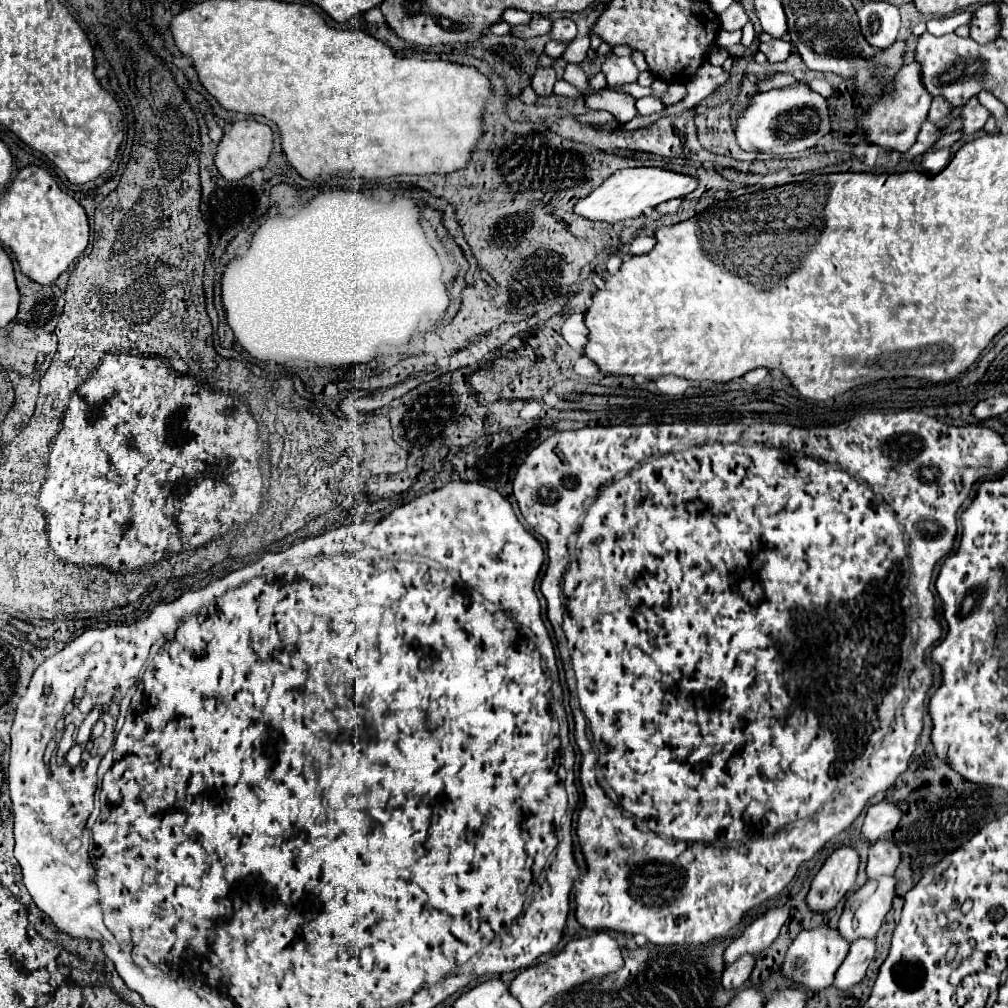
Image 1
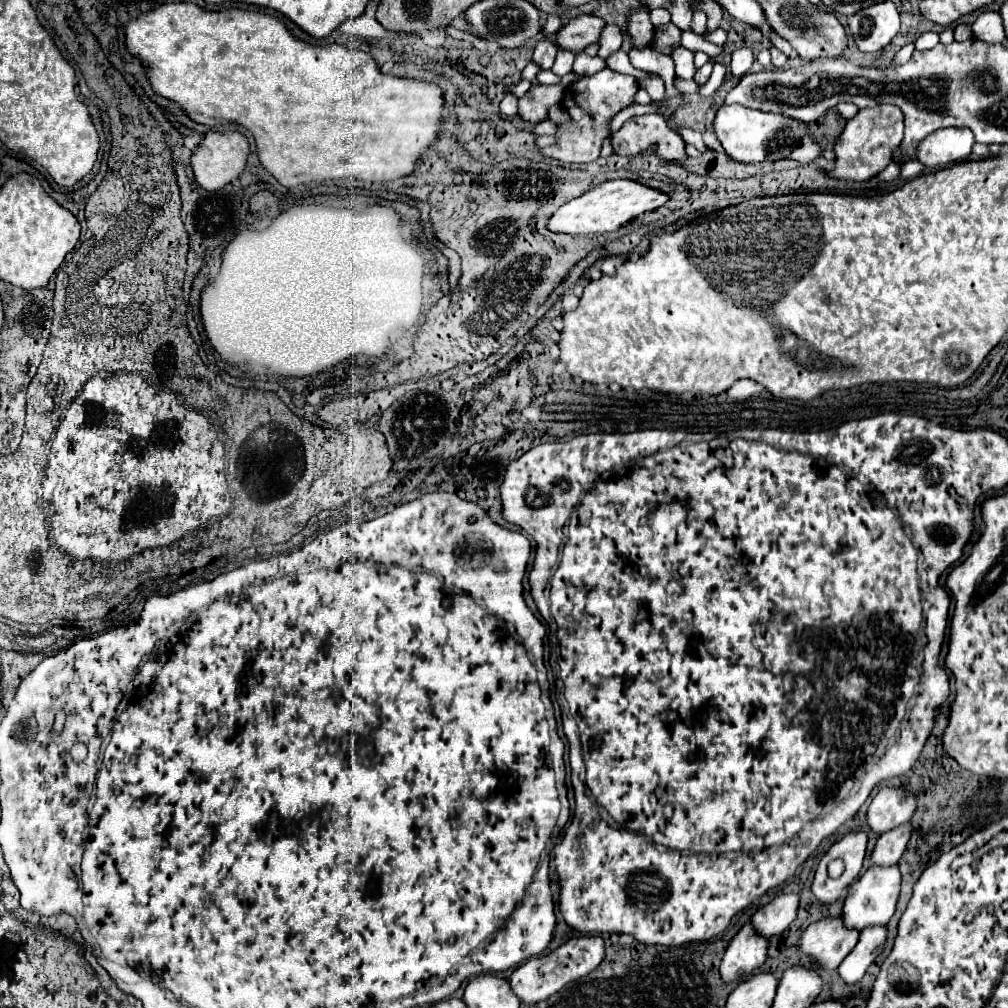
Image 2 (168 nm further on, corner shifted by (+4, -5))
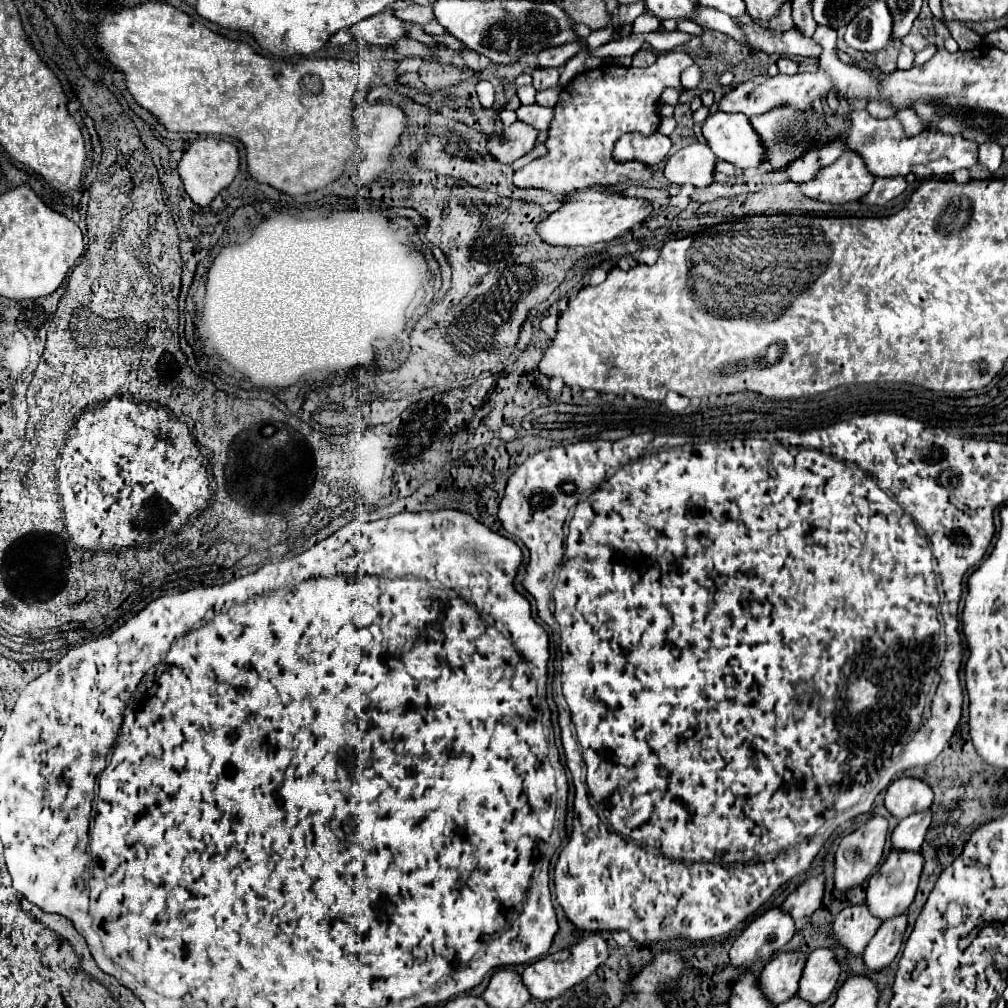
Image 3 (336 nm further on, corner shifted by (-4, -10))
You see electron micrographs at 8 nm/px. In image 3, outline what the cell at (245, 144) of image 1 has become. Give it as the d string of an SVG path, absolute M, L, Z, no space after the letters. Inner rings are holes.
M212 137L194 139L188 145L184 145L184 153L182 153L182 159L178 161L176 171L182 179L186 195L198 207L206 207L236 177L236 173L238 173L238 149L228 141L220 141L220 139L212 139Z

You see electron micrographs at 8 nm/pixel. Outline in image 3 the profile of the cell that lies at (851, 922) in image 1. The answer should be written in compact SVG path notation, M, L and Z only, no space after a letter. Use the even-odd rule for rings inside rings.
M892 849L890 855L886 857L886 861L882 863L882 867L868 881L866 903L872 911L872 915L876 915L882 921L892 919L896 915L902 915L910 907L910 903L914 901L922 867L924 867L922 853L912 853L912 851L898 853L898 849Z

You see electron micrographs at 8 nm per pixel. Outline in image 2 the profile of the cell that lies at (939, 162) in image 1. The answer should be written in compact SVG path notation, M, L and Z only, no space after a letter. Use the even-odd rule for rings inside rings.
M954 126L954 128L944 128L936 130L936 134L930 134L920 142L916 158L928 168L928 170L938 170L948 164L966 160L972 152L974 138L972 130L966 126Z

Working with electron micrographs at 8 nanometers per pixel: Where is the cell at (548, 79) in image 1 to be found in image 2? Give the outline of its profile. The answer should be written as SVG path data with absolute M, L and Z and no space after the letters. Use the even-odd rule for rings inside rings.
M536 84L532 86L520 100L518 100L518 114L524 120L530 122L538 122L544 120L548 116L548 110L562 102L564 98L564 86L544 86L544 84Z

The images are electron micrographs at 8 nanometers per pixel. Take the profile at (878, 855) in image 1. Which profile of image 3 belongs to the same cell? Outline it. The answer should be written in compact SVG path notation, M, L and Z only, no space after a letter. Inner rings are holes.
M930 809L928 811L918 811L918 813L912 813L912 815L904 817L892 833L892 845L896 849L920 851L924 835L930 827L930 821L932 821L932 811Z

